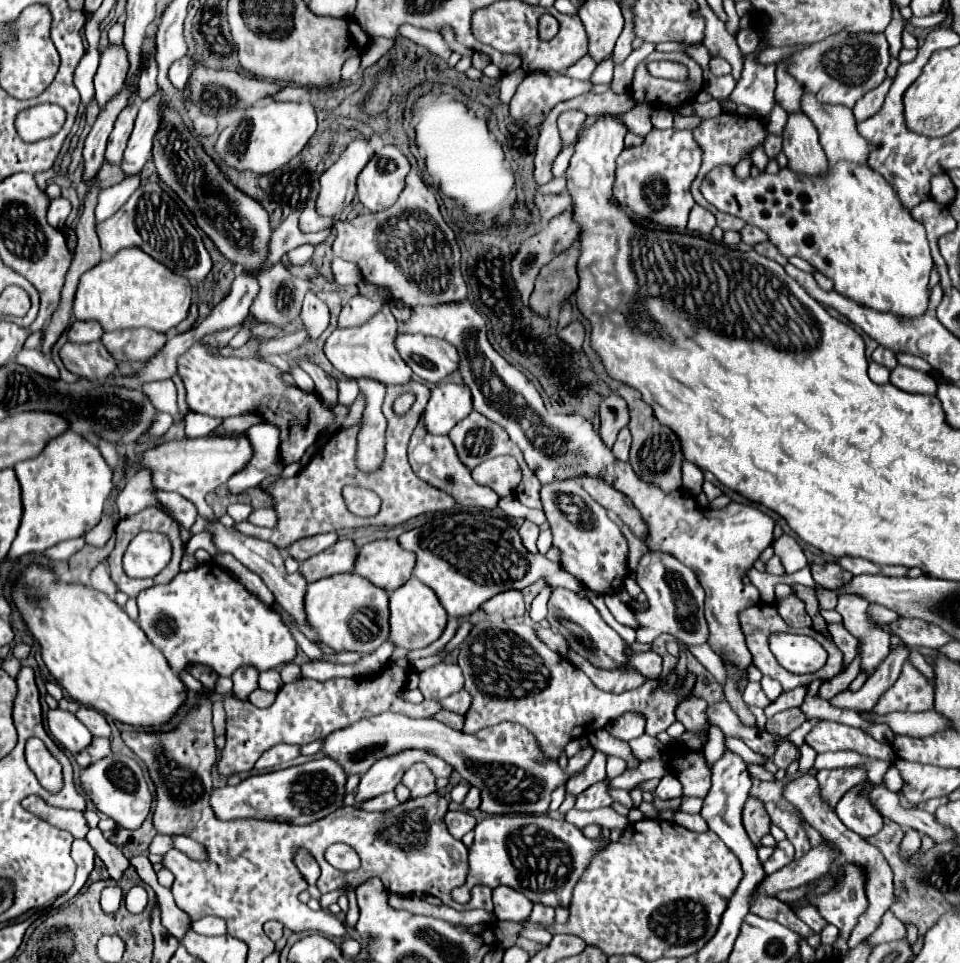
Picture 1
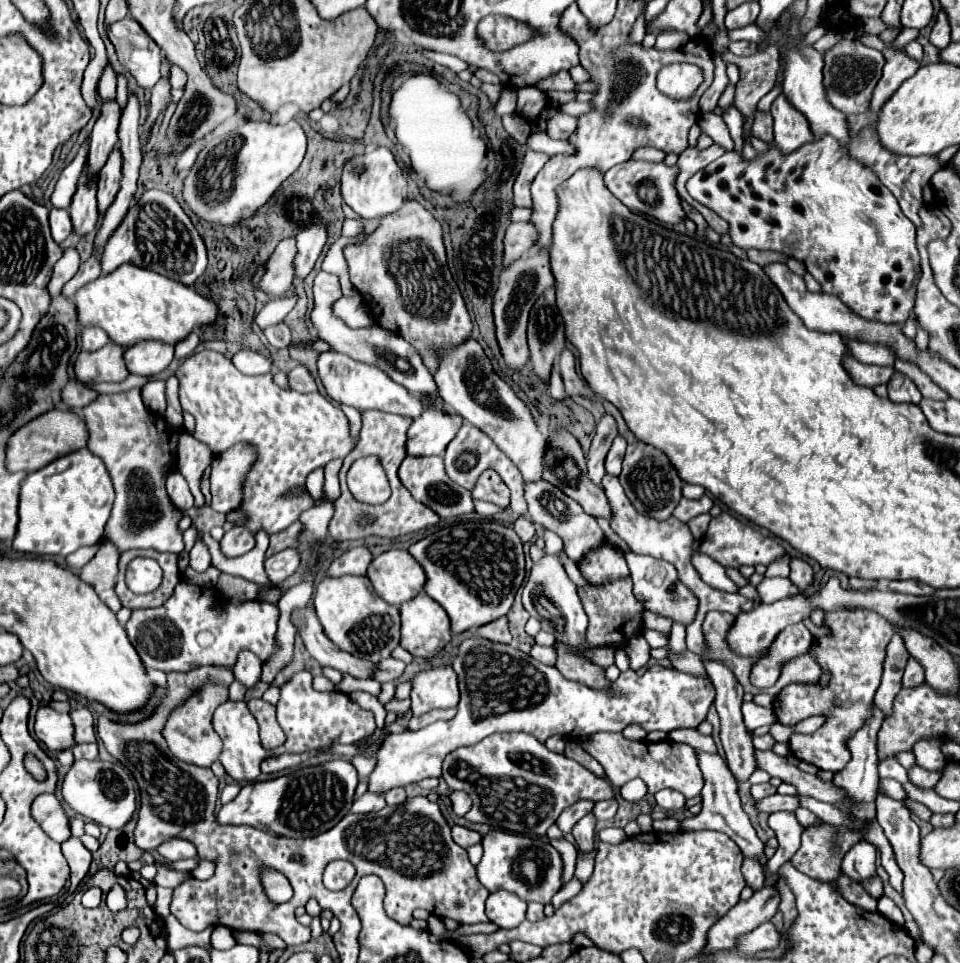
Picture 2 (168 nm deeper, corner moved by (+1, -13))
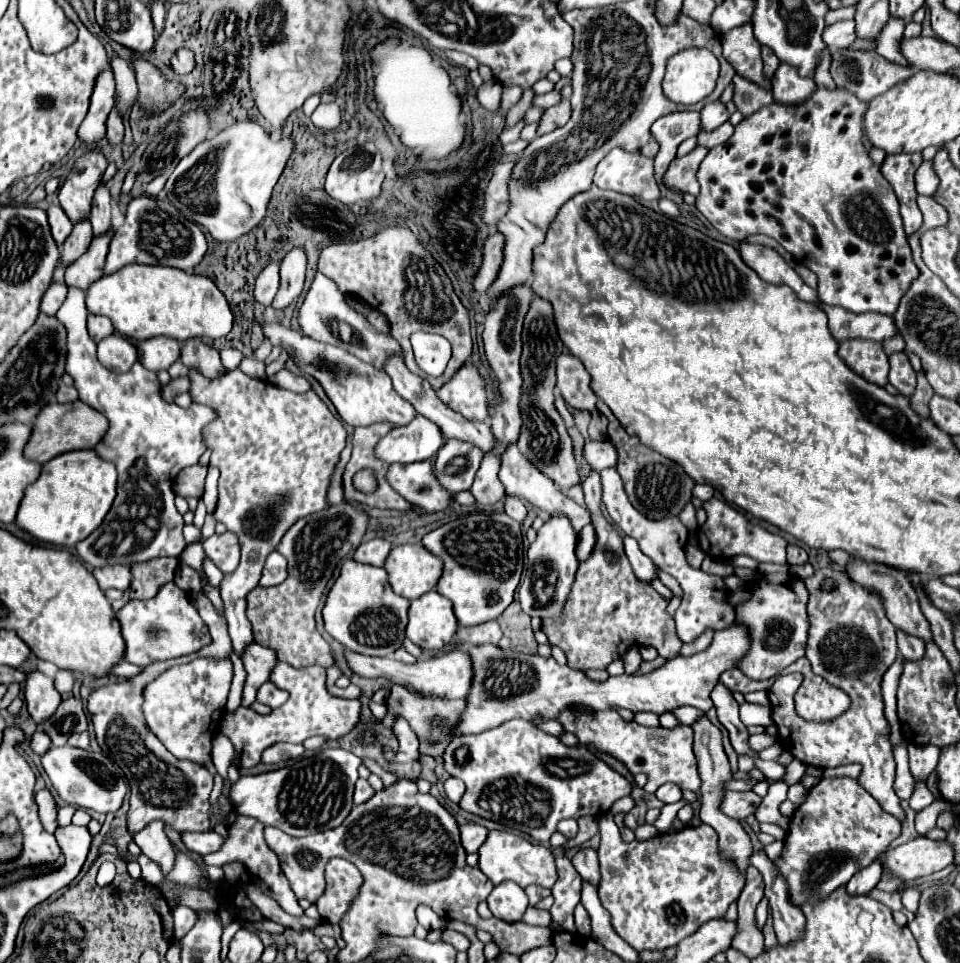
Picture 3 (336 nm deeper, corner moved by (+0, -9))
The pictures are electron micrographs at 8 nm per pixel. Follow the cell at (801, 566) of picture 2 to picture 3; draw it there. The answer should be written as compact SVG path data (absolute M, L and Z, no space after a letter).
M789 544L787 546L787 564L805 564L805 562L807 562L807 552L797 544Z

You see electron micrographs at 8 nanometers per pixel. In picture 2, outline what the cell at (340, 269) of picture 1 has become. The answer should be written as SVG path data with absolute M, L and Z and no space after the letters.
M320 272L314 280L314 310L312 310L312 324L318 330L318 336L322 340L326 340L332 350L342 352L352 356L354 360L360 362L368 362L374 364L378 368L382 368L384 372L390 372L390 378L398 384L402 384L410 394L420 396L422 392L436 392L436 384L434 384L434 376L430 372L426 372L426 366L422 364L422 356L418 356L418 350L412 344L406 344L406 340L402 340L400 336L394 336L394 332L386 332L380 326L370 326L370 328L360 328L360 330L352 330L348 328L342 320L334 320L330 316L330 304L336 302L340 298L340 282L334 274L328 272Z

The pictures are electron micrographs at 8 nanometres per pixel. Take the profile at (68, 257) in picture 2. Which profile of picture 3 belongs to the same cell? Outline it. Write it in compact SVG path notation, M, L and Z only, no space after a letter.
M53 282L53 284L49 286L49 290L43 294L43 300L41 300L41 312L47 314L47 316L55 316L57 310L61 308L65 296L67 296L67 286L65 286L65 284Z

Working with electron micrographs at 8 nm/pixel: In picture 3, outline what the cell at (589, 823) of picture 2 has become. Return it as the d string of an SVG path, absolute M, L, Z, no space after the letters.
M583 848L575 854L573 858L573 866L575 870L581 874L581 878L589 884L593 884L595 888L599 886L601 880L601 872L599 872L599 860L597 860L597 852L591 848Z

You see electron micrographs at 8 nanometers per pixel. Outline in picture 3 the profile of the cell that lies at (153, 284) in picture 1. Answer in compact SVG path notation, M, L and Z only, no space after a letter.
M127 264L115 274L99 278L87 290L87 310L111 318L121 336L147 340L151 336L171 336L179 342L189 338L223 338L229 334L233 314L223 292L199 274L187 274L179 268Z

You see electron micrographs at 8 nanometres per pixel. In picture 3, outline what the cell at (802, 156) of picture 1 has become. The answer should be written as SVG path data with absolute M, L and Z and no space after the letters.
M781 62L771 78L773 96L779 104L801 104L815 90L815 82L811 78L799 76L799 70L791 64Z

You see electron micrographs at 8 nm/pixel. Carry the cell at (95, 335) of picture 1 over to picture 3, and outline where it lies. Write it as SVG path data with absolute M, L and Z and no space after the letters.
M89 314L89 318L87 318L87 330L89 330L89 336L95 342L101 342L103 338L107 338L107 336L111 336L115 332L111 320L107 316L97 316L97 314Z

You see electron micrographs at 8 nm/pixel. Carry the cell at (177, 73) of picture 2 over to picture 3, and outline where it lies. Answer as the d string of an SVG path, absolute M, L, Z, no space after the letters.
M179 48L173 56L171 56L171 68L177 74L189 74L195 68L195 54L191 48Z

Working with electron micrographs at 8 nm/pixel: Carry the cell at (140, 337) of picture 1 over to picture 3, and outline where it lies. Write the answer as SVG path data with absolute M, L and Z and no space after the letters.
M167 336L149 338L137 344L137 354L139 354L139 362L145 368L153 372L167 370L181 356L181 342Z

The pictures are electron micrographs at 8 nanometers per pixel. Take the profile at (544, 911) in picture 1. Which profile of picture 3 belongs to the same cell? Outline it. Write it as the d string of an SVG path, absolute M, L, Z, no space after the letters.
M537 884L527 886L527 888L525 888L525 892L527 892L527 896L529 896L529 904L531 904L531 906L535 906L541 898L545 898L545 896L549 896L549 894L551 894L551 890L549 890L549 888L543 888L543 886L537 886Z

